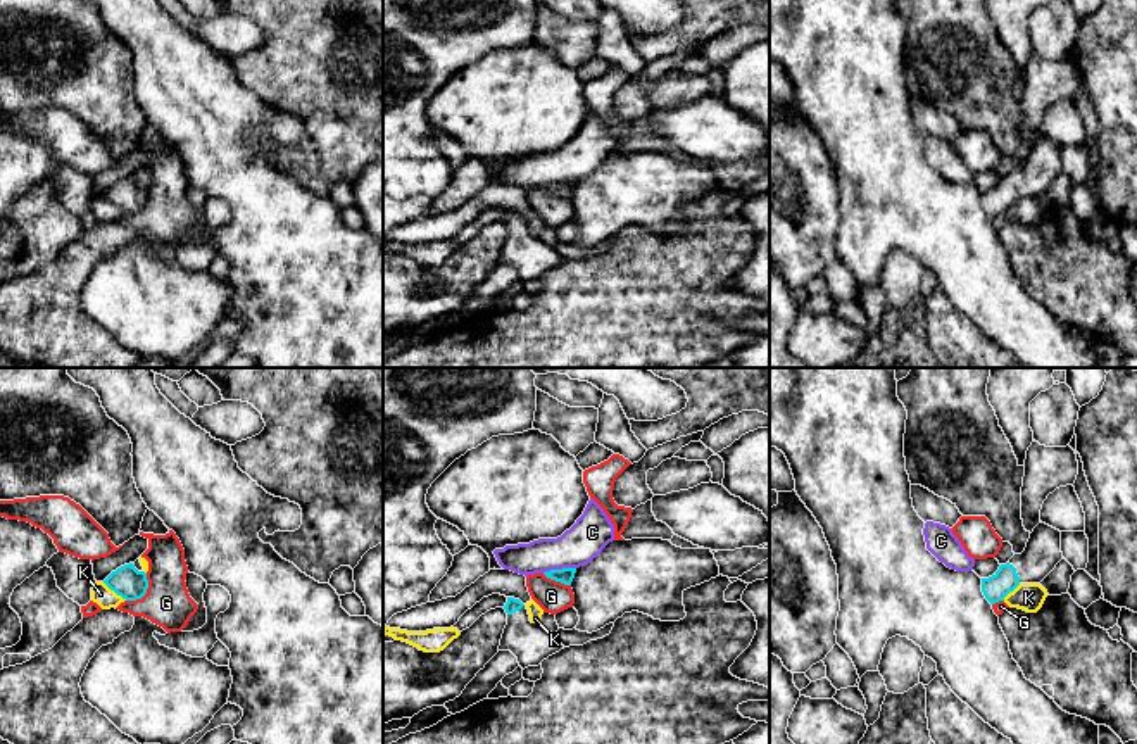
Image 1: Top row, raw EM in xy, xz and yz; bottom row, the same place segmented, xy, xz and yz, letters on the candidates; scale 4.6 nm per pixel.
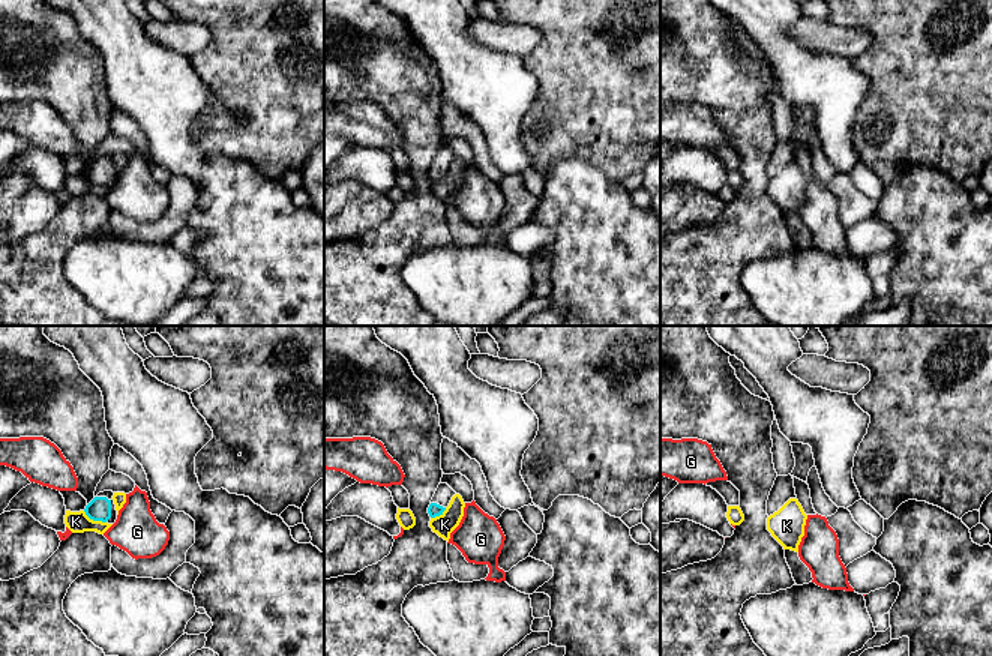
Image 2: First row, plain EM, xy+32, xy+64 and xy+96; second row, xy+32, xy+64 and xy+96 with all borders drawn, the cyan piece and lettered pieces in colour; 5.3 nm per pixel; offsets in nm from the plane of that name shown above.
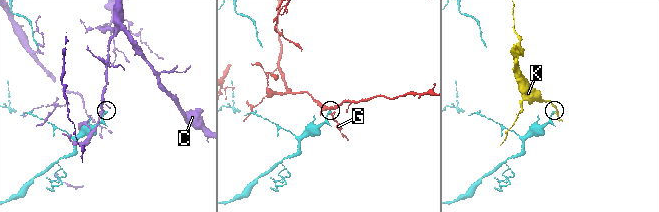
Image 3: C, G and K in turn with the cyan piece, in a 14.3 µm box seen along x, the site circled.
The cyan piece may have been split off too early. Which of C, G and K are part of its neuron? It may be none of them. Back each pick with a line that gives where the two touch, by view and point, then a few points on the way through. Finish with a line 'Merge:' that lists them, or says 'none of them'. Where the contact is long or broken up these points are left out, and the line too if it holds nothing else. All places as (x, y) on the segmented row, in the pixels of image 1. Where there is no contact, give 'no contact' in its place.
Merge: none of them

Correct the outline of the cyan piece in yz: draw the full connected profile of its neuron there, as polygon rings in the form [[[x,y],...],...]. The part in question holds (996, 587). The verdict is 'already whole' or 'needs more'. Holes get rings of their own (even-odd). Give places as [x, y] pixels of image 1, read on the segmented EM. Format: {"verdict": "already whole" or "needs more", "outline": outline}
{"verdict": "needs more", "outline": [[[1039,523],[1021,554],[1001,564],[992,577],[982,578],[982,592],[990,604],[1004,601],[1020,583],[1040,583],[1061,559],[1061,532]]]}

